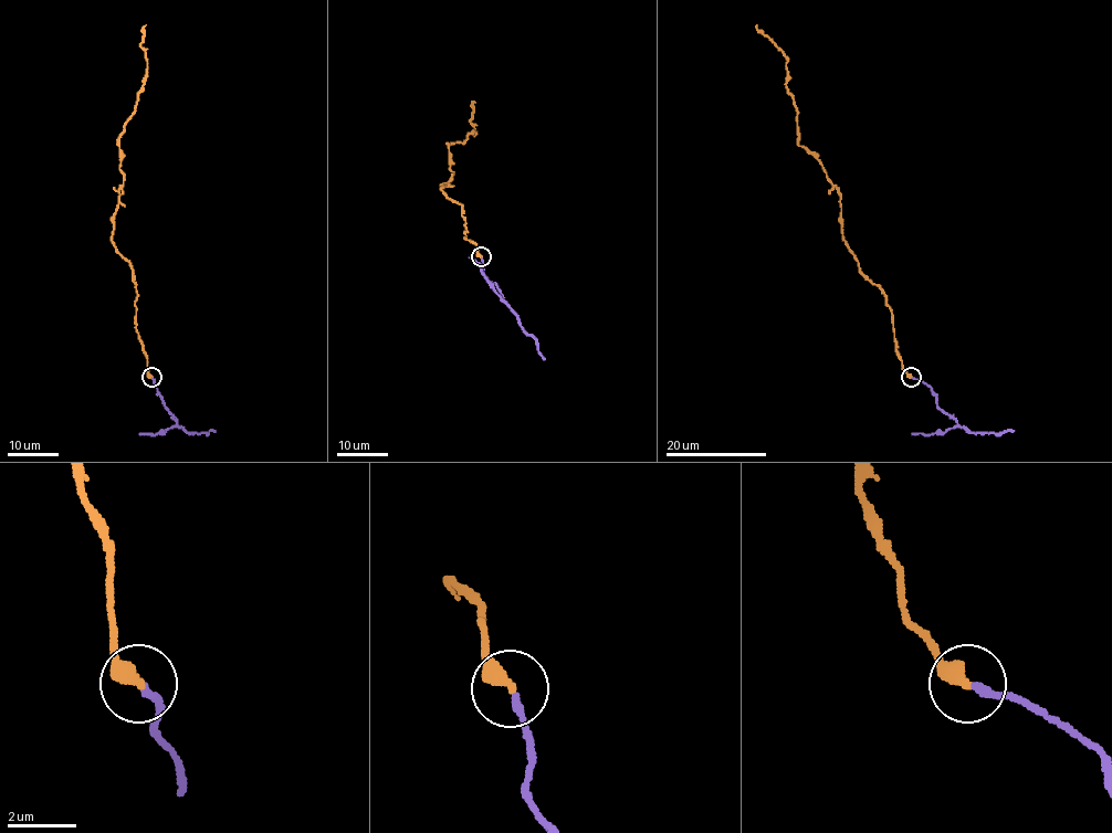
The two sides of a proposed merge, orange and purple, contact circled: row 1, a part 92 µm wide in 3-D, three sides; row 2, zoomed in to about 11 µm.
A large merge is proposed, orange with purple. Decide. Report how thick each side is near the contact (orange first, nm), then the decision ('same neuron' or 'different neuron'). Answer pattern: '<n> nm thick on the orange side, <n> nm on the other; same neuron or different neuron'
440 nm thick on the orange side, 220 nm on the other; same neuron

